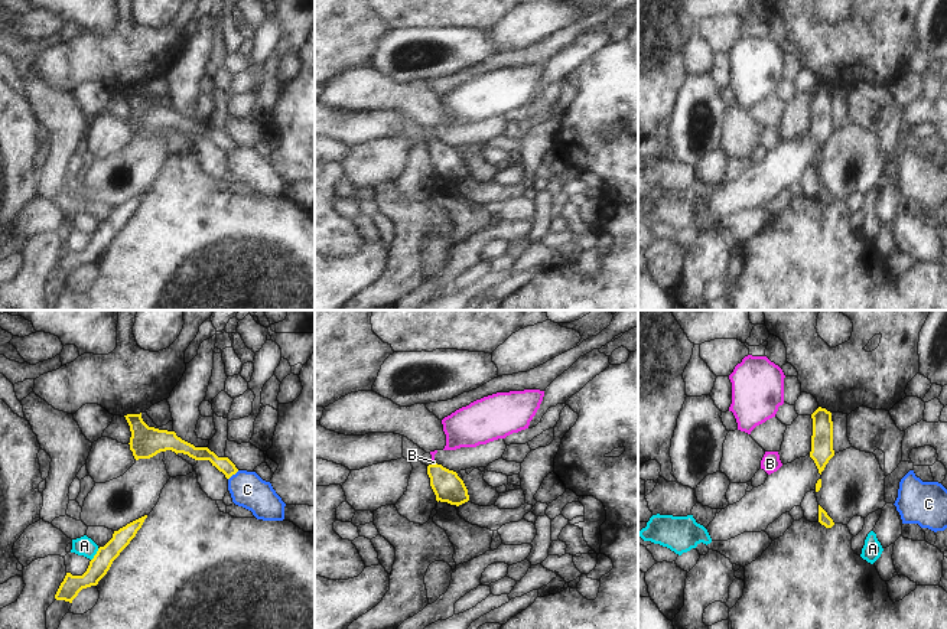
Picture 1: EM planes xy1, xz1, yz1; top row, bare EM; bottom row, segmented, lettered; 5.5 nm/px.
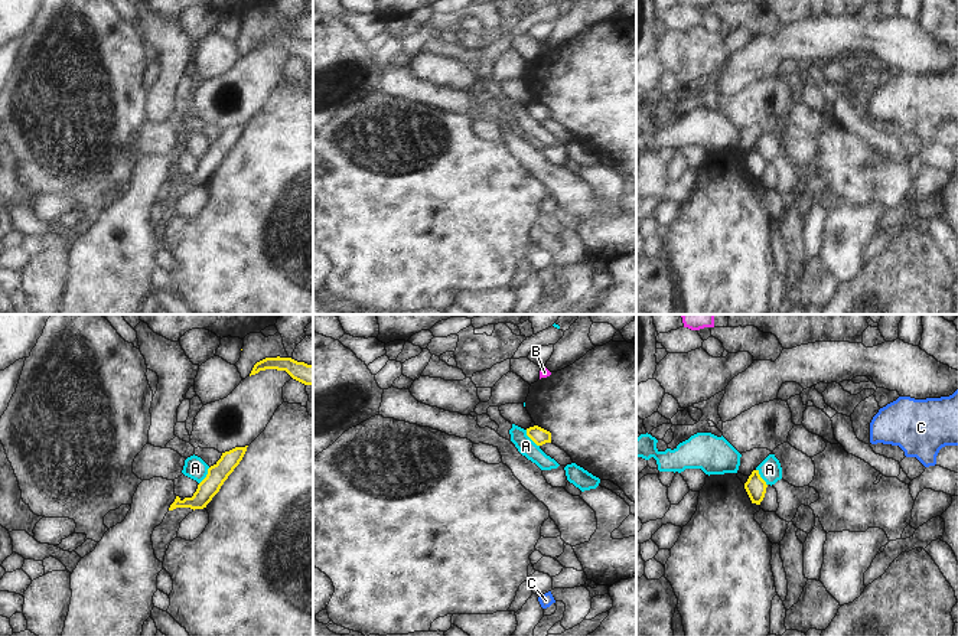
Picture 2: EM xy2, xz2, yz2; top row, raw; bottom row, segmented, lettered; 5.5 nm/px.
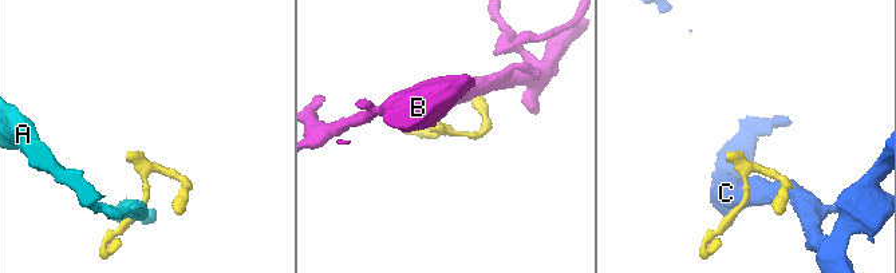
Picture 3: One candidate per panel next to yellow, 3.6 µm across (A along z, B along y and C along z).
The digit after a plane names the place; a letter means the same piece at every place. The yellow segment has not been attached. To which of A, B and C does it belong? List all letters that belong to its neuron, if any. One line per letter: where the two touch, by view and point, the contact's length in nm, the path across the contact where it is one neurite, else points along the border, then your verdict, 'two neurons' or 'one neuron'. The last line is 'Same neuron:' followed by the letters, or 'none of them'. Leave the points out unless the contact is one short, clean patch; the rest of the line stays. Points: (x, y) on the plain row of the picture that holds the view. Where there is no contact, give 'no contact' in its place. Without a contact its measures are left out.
A: contact xz2 (531, 116); length 120 nm; border xz2 (525, 107), (538, 123); two neurons
B: contact xz1 (433, 142); length 30 nm; way xz1 (448, 163), (433, 142), (433, 139); one neuron
C: contact xy1 (233, 150); length 80 nm; border xy1 (238, 147), (228, 156); two neurons
Same neuron: B

